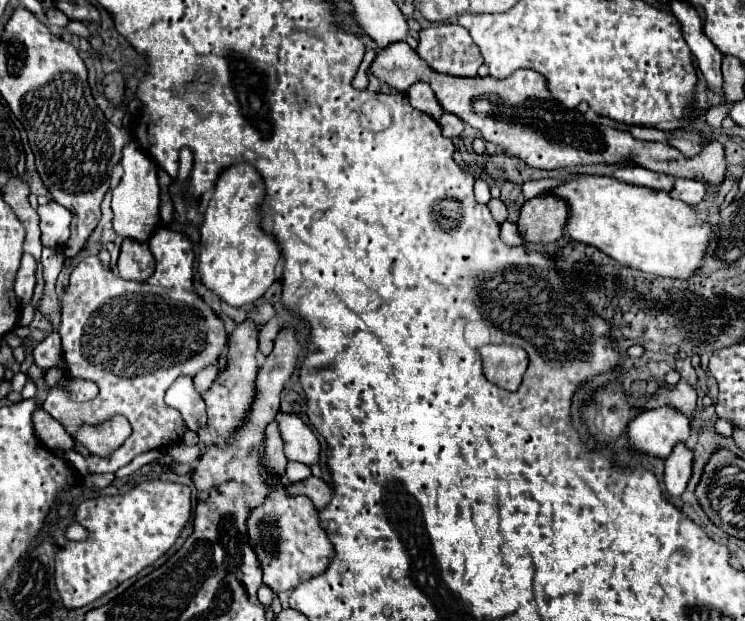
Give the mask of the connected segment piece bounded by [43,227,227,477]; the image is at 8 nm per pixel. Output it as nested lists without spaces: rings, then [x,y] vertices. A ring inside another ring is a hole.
[[[161,227],[149,239],[149,247],[157,261],[155,273],[149,281],[133,283],[133,281],[119,279],[119,275],[115,275],[111,269],[105,269],[101,265],[97,255],[89,255],[73,269],[69,287],[65,289],[63,299],[61,299],[63,319],[61,319],[59,333],[63,339],[63,359],[67,363],[67,371],[71,375],[79,375],[83,379],[91,379],[93,383],[97,383],[99,395],[89,403],[73,403],[63,389],[49,389],[43,409],[49,415],[53,415],[63,427],[93,425],[113,415],[127,417],[133,427],[133,433],[129,435],[129,439],[107,457],[89,455],[85,458],[76,451],[66,453],[64,458],[71,463],[71,467],[75,469],[79,477],[89,475],[89,473],[91,475],[93,473],[115,473],[119,467],[127,465],[135,455],[151,451],[151,449],[161,449],[165,445],[171,445],[173,441],[183,439],[183,433],[187,429],[185,421],[177,409],[165,405],[163,395],[177,377],[195,375],[205,365],[215,363],[219,355],[225,351],[227,333],[225,333],[223,321],[209,309],[209,305],[205,305],[193,293],[191,241],[179,233],[171,233],[167,227]]]

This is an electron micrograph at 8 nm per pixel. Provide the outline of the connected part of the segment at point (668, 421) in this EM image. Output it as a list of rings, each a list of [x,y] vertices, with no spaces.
[[[657,407],[639,413],[629,423],[629,443],[635,451],[665,459],[677,441],[691,435],[691,417],[673,409]]]

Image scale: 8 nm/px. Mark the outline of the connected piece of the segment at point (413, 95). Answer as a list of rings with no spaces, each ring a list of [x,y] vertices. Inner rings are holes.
[[[415,83],[407,92],[409,103],[413,109],[429,115],[431,119],[439,121],[439,117],[443,115],[443,109],[433,93],[433,89],[427,83]]]

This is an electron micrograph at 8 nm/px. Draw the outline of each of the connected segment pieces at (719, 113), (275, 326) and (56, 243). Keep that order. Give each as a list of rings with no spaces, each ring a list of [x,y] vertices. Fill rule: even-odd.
[[[717,105],[717,107],[711,107],[709,111],[707,111],[707,125],[711,127],[711,129],[719,129],[721,127],[721,123],[723,123],[723,119],[729,115],[729,111],[727,111],[729,107],[727,105]]]
[[[271,319],[269,323],[265,323],[265,325],[261,327],[261,331],[259,331],[259,351],[261,351],[263,355],[269,355],[269,353],[271,353],[273,341],[275,341],[279,329],[281,329],[281,325],[279,325],[277,319]]]
[[[49,201],[47,205],[39,205],[37,213],[41,217],[41,241],[45,247],[61,249],[69,239],[69,223],[71,213],[65,211],[59,203]]]

